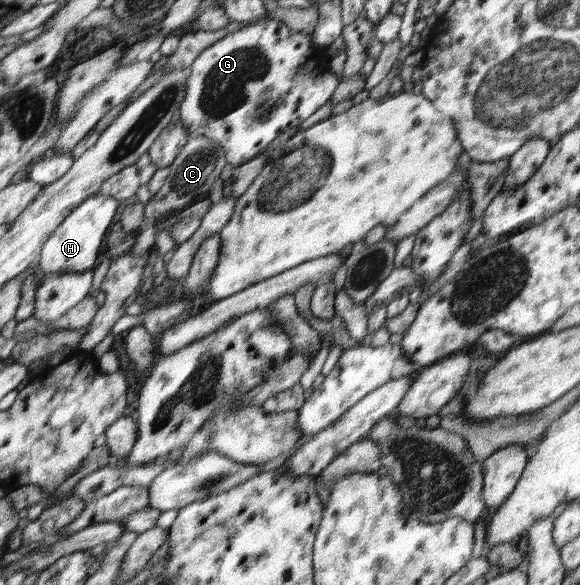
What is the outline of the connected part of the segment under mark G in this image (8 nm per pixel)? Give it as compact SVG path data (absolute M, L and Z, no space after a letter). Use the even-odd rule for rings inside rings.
M273 19L239 28L211 45L193 61L187 71L187 95L180 106L181 120L165 127L159 139L148 149L153 165L164 168L173 163L190 135L202 135L219 143L224 149L226 163L234 167L259 155L275 137L303 123L334 94L339 79L329 68L327 48L313 47L312 35L293 33L283 22Z

